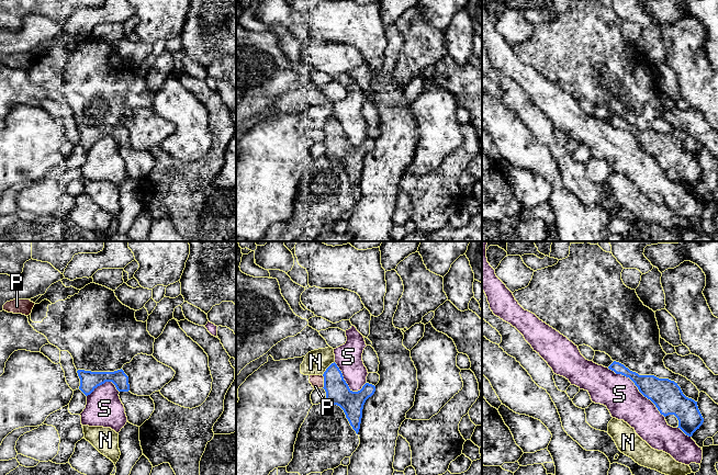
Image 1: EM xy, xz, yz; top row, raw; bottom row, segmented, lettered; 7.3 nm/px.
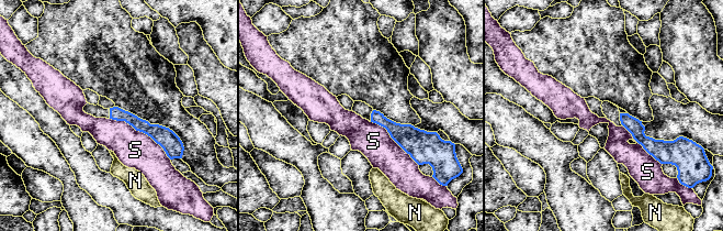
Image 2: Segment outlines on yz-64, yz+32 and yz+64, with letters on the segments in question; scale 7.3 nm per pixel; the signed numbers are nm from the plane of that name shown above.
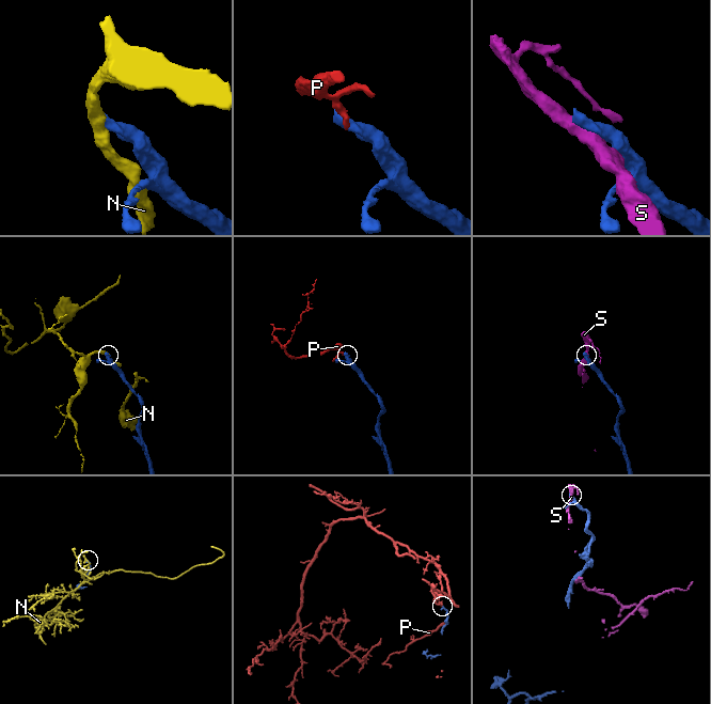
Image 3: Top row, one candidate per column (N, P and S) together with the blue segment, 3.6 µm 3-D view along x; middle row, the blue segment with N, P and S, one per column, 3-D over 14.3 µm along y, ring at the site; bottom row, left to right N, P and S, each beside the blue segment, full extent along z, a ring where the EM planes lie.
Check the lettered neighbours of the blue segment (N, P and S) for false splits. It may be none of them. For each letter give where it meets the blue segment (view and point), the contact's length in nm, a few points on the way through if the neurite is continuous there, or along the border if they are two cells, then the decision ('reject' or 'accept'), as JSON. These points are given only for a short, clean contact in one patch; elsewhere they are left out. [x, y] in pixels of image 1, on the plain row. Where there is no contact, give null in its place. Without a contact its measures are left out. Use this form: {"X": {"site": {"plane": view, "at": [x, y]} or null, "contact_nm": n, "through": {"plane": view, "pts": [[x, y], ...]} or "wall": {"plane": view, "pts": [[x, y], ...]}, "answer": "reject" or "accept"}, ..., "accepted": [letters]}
{"N": {"site": {"plane": "xz", "at": [327, 122]}, "contact_nm": 140, "answer": "reject"}, "P": {"site": {"plane": "xz", "at": [324, 136]}, "contact_nm": 100, "answer": "reject"}, "S": {"site": {"plane": "yz", "at": [637, 140]}, "contact_nm": 550, "answer": "reject"}, "accepted": []}

